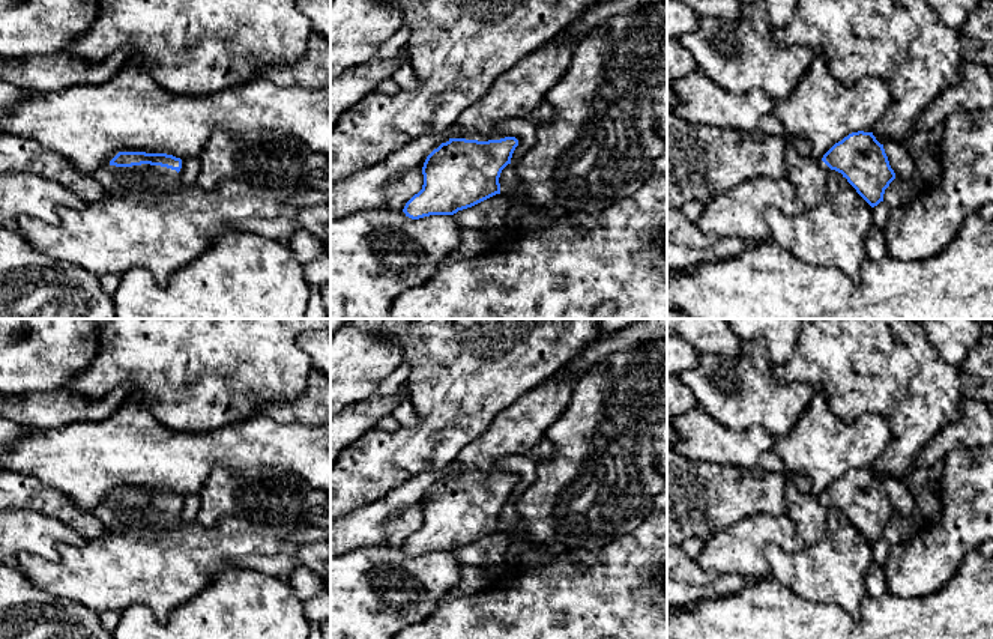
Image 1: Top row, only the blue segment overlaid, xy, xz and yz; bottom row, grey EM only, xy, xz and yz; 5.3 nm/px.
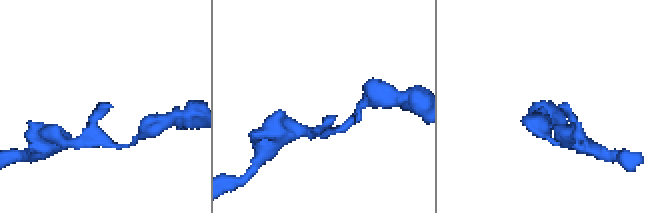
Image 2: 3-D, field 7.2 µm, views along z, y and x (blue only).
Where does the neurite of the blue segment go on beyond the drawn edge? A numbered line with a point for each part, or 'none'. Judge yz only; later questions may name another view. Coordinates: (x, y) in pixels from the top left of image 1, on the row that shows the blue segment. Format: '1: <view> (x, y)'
1: yz (808, 178)

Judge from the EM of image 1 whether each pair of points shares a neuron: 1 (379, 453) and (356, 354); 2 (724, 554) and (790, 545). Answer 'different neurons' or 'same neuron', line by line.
1: different neurons
2: same neuron

